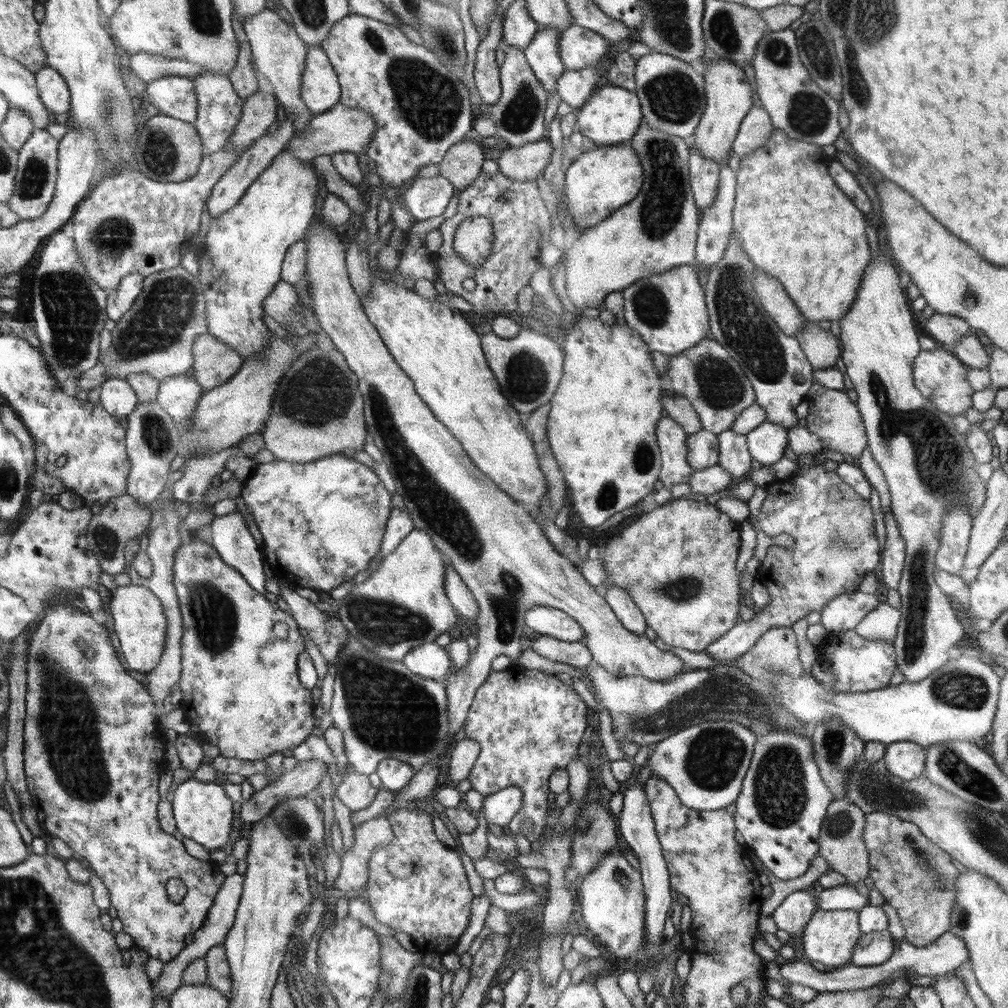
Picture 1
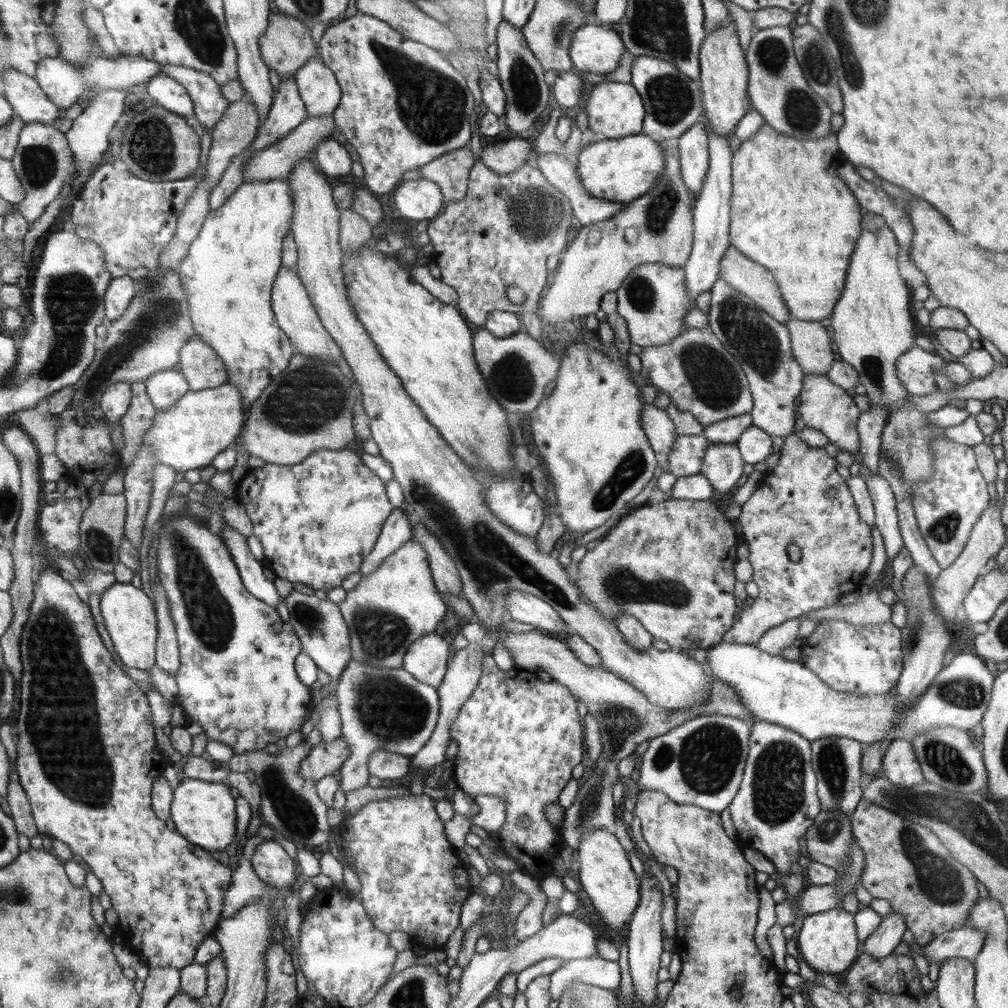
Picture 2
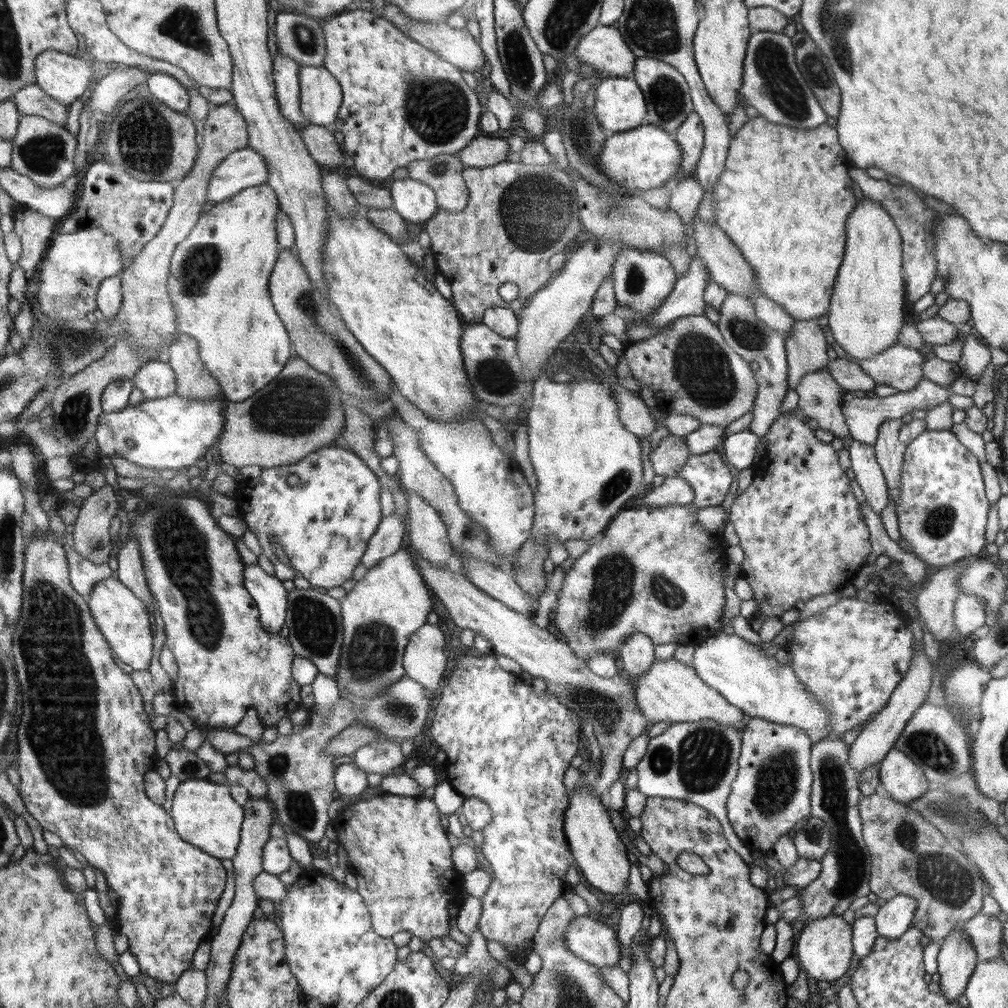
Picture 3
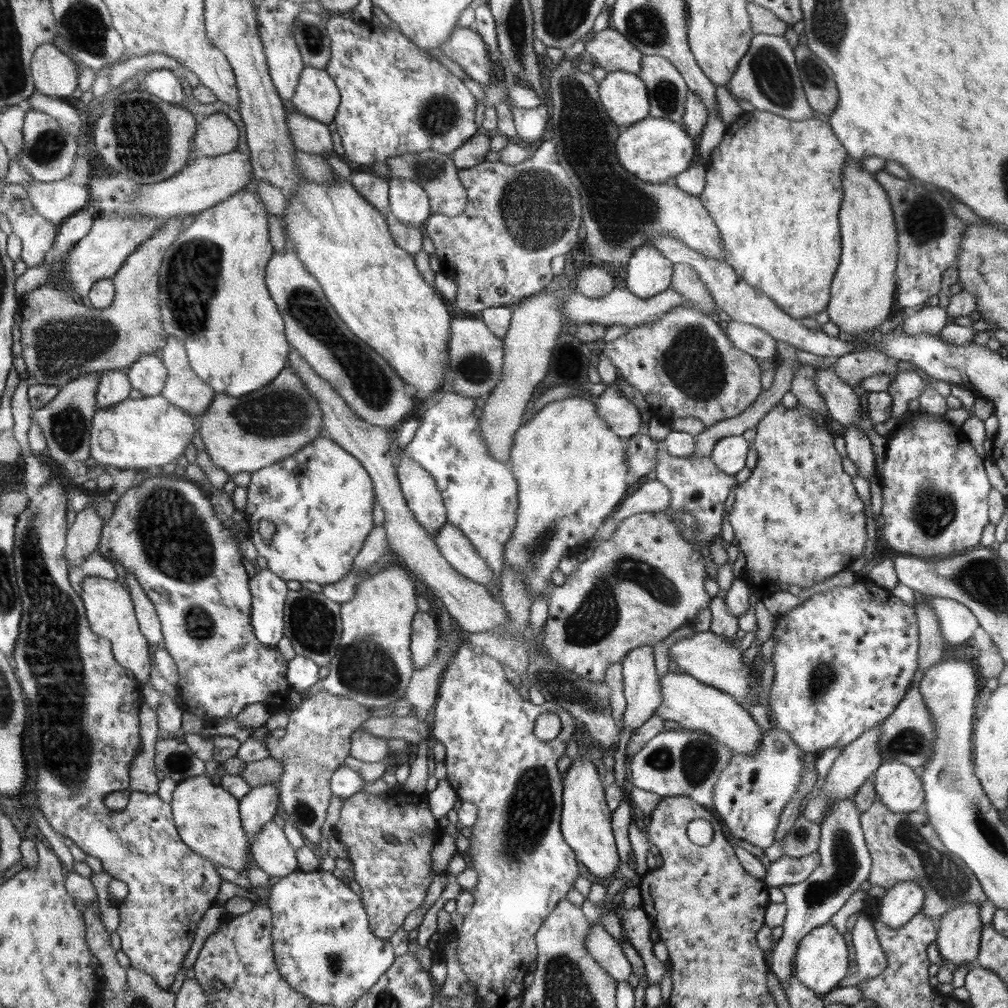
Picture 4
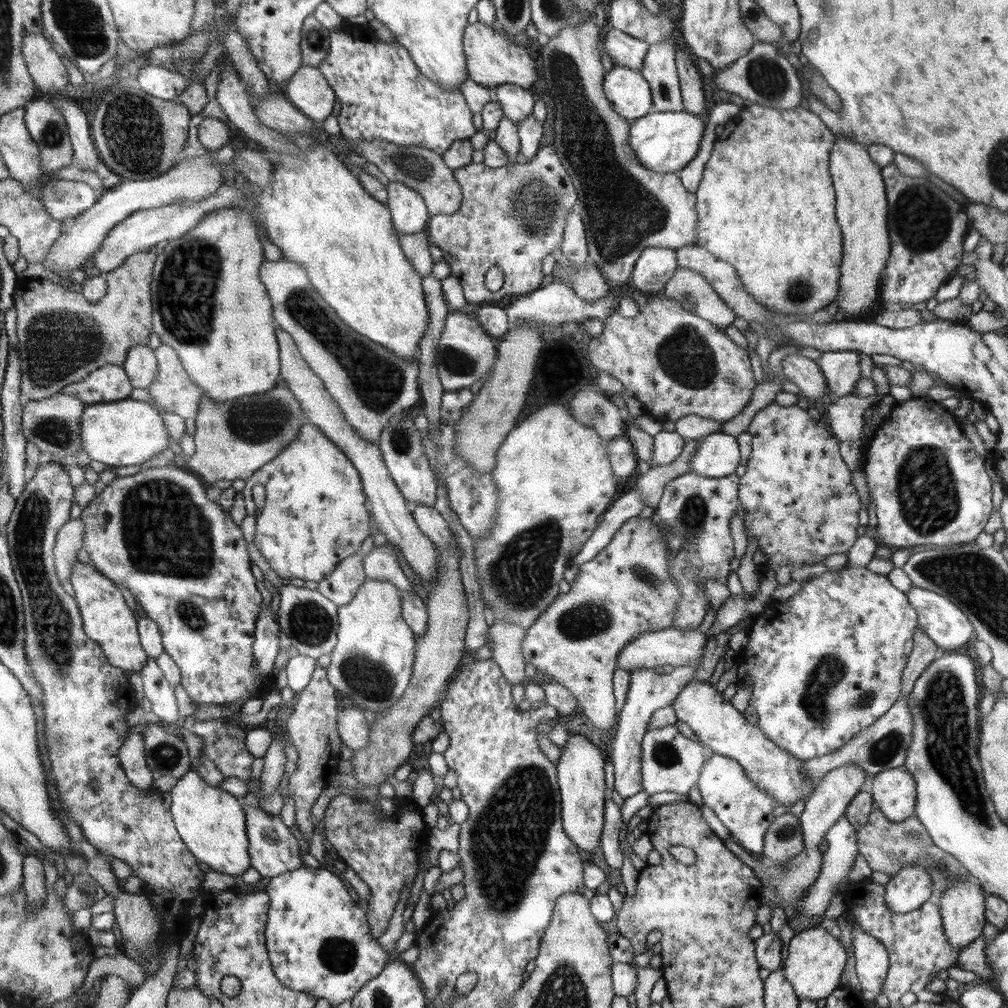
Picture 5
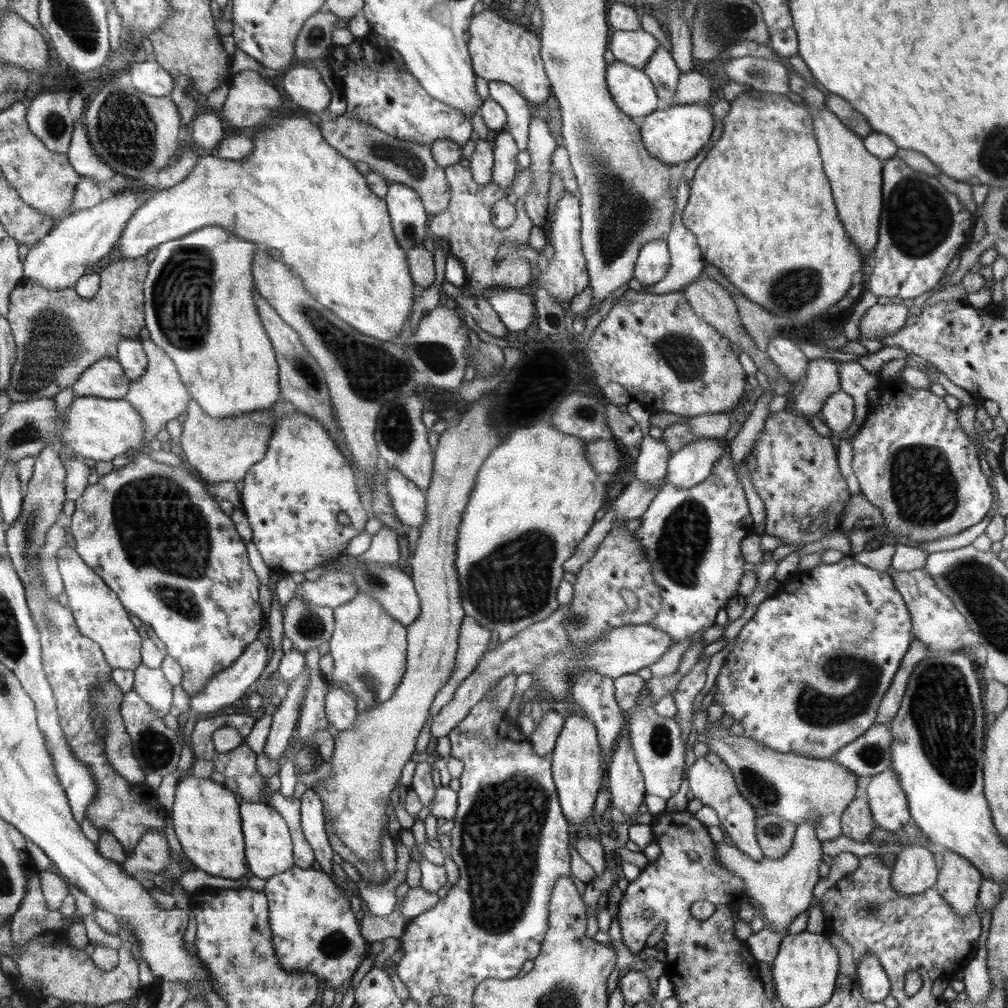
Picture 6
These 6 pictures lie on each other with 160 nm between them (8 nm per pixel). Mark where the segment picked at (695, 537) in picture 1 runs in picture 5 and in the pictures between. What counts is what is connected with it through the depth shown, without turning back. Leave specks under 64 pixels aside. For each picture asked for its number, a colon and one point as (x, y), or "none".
2: (671, 565)
3: (656, 571)
4: (638, 587)
5: (626, 590)

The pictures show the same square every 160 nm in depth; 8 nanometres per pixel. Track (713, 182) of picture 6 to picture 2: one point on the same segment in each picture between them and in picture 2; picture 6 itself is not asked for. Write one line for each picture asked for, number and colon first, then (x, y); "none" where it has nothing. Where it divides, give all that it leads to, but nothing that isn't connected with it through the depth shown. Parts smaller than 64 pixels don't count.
2: (790, 212)
3: (784, 197)
4: (773, 186)
5: (766, 204)

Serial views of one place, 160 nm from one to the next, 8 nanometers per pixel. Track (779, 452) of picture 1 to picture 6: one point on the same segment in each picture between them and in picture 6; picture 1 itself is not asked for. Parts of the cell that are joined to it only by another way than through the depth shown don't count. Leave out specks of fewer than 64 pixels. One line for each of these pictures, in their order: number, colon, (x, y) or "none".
2: (754, 444)
3: (738, 449)
4: (729, 454)
5: (718, 455)
6: (692, 464)

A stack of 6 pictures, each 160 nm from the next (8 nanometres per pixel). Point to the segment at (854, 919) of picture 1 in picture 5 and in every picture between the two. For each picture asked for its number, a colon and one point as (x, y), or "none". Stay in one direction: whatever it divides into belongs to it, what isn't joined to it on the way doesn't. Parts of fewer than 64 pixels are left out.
2: (828, 941)
3: (824, 951)
4: (821, 960)
5: (816, 959)

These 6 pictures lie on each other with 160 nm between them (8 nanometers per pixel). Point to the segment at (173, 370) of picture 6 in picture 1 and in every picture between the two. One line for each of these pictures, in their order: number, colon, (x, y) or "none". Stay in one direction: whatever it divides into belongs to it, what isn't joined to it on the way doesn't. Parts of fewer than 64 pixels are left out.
1: (215, 363)
2: (203, 368)
3: (194, 381)
4: (184, 389)
5: (172, 390)

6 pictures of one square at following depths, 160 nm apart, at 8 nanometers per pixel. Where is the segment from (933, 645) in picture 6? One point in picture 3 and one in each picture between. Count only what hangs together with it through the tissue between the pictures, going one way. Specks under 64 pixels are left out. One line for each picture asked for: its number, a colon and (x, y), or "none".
3: (969, 614)
4: (957, 623)
5: (939, 617)

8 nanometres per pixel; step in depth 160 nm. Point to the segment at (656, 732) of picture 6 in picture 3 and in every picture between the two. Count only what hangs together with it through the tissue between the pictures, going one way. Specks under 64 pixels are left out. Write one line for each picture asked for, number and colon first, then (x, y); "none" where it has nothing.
3: (694, 761)
4: (680, 762)
5: (671, 762)

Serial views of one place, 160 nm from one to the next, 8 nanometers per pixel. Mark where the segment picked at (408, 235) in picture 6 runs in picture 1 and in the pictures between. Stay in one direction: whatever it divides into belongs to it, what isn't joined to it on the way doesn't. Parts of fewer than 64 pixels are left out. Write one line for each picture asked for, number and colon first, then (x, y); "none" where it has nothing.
1: (426, 198)
2: (419, 199)
3: (414, 201)
4: (409, 202)
5: (409, 213)

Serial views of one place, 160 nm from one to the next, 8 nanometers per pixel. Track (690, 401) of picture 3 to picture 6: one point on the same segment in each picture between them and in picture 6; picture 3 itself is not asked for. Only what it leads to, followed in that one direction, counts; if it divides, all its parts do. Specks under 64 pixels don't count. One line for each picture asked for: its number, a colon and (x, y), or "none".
4: (685, 366)
5: (676, 364)
6: (669, 359)

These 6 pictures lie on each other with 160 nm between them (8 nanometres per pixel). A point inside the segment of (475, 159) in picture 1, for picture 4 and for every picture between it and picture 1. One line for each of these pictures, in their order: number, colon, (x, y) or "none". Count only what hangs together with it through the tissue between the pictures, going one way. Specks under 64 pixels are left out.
2: (450, 171)
3: (444, 173)
4: (436, 173)

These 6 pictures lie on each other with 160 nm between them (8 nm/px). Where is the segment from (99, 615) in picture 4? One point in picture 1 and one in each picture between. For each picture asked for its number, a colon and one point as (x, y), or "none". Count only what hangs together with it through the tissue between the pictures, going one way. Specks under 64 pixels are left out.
1: (140, 623)
2: (129, 616)
3: (122, 618)

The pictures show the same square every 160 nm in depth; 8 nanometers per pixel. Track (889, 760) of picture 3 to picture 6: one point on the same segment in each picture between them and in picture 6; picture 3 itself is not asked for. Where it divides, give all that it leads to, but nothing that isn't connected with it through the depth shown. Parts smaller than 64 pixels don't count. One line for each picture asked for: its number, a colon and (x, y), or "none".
4: (899, 788)
5: (893, 791)
6: (888, 805)

